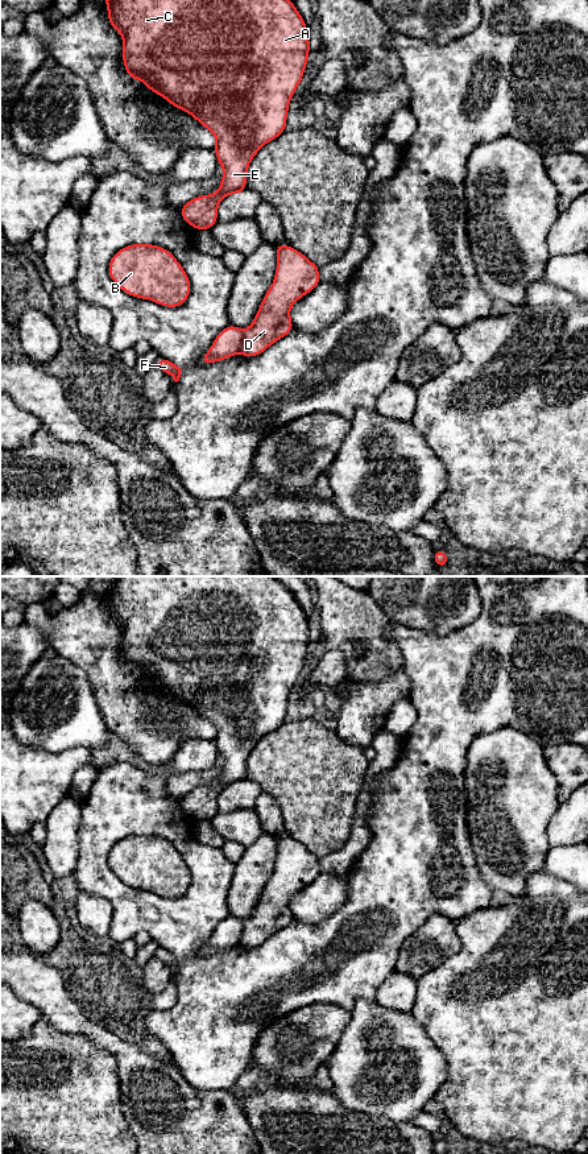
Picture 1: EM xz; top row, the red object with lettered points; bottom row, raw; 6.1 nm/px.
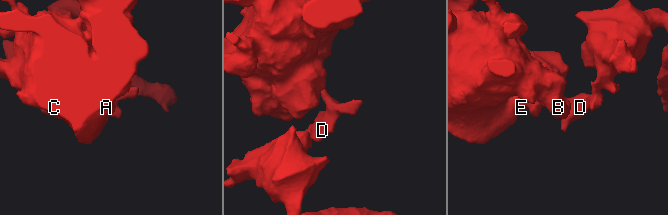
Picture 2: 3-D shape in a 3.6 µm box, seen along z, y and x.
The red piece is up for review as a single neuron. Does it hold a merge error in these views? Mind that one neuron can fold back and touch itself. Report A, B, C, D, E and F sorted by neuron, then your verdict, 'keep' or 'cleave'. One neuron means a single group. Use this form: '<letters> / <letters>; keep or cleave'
A B C D E / F; cleave

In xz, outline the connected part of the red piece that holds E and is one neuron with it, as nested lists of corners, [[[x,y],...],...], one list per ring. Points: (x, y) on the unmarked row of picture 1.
[[[111,576],[104,593],[111,617],[123,628],[127,665],[190,704],[216,729],[214,743],[223,757],[219,781],[195,787],[179,799],[186,814],[208,822],[218,814],[221,790],[245,782],[248,757],[260,739],[286,721],[289,694],[309,652],[307,616],[293,592],[274,576]]]

